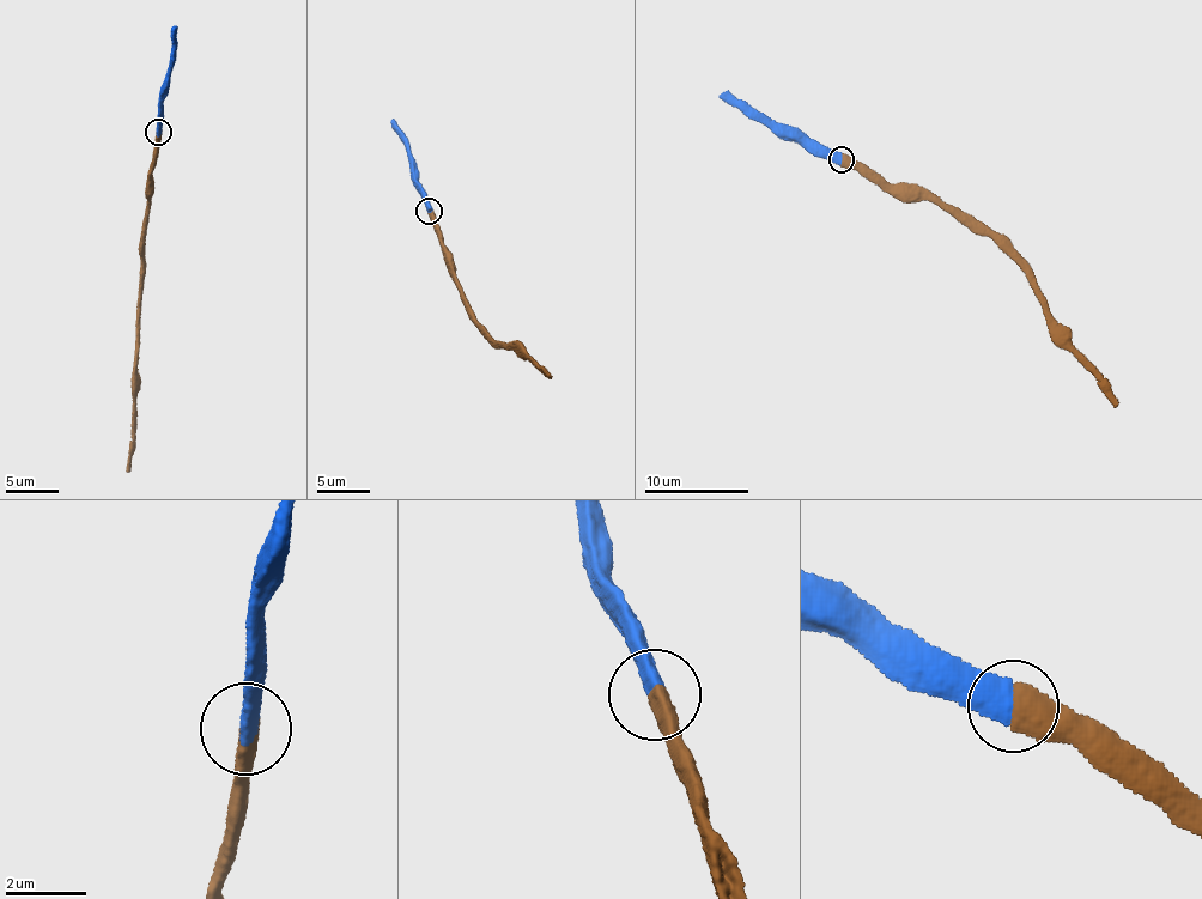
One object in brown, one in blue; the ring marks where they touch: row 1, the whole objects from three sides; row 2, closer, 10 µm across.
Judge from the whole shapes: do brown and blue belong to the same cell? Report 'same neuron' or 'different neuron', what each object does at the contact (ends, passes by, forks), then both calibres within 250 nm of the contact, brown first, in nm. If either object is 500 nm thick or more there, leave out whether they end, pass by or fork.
same neuron; calibres 600 and 600 nm

